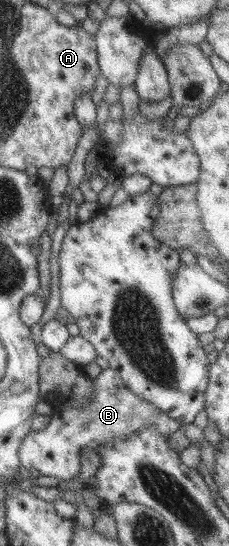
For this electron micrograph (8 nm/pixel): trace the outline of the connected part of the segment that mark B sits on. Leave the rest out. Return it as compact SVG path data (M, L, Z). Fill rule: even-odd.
M110 367L102 369L92 379L91 397L77 407L64 404L50 415L48 424L42 430L31 430L20 444L18 457L20 465L26 469L36 469L41 475L72 479L80 469L79 451L82 448L100 449L99 445L115 440L130 432L138 432L144 426L152 426L159 434L168 437L178 430L180 423L168 417L167 413L134 395L122 381L118 373Z

